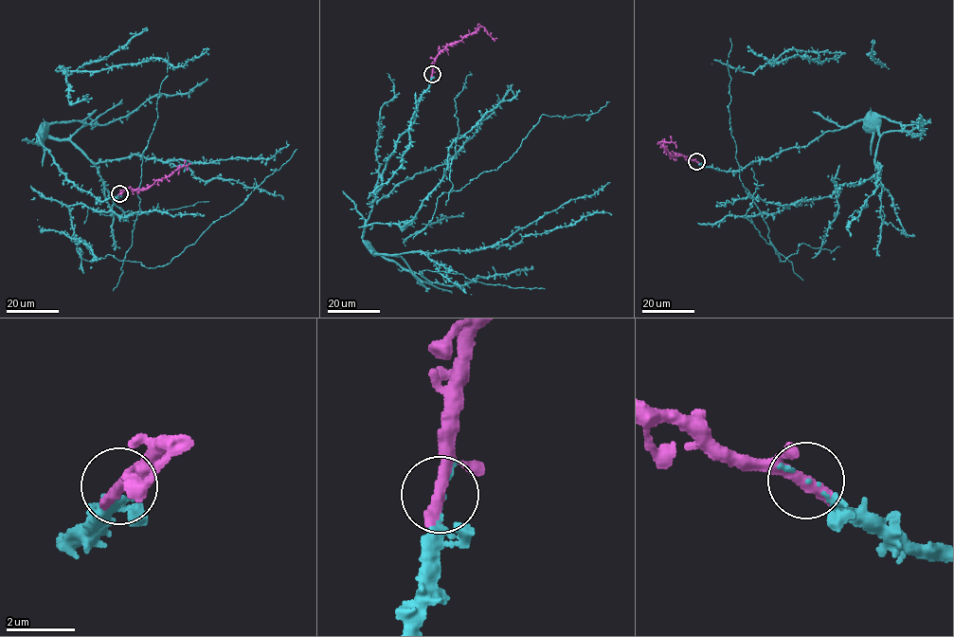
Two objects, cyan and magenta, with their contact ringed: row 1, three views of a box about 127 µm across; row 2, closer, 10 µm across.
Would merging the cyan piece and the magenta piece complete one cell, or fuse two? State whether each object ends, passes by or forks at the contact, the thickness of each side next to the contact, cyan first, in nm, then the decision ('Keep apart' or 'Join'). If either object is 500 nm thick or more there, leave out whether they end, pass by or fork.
At the ring cyan ends. At the ring magenta ends. Thickness 60 nm (cyan) against 480 nm. Join

